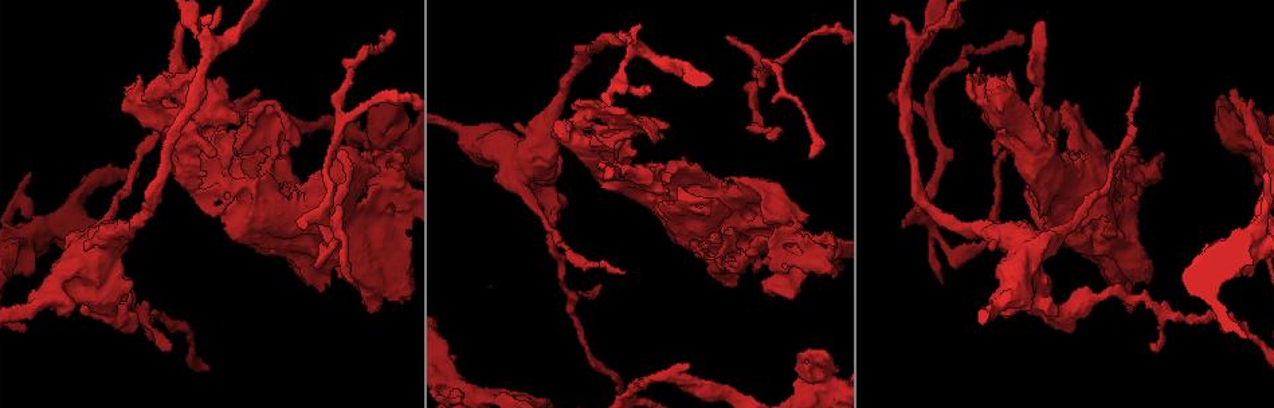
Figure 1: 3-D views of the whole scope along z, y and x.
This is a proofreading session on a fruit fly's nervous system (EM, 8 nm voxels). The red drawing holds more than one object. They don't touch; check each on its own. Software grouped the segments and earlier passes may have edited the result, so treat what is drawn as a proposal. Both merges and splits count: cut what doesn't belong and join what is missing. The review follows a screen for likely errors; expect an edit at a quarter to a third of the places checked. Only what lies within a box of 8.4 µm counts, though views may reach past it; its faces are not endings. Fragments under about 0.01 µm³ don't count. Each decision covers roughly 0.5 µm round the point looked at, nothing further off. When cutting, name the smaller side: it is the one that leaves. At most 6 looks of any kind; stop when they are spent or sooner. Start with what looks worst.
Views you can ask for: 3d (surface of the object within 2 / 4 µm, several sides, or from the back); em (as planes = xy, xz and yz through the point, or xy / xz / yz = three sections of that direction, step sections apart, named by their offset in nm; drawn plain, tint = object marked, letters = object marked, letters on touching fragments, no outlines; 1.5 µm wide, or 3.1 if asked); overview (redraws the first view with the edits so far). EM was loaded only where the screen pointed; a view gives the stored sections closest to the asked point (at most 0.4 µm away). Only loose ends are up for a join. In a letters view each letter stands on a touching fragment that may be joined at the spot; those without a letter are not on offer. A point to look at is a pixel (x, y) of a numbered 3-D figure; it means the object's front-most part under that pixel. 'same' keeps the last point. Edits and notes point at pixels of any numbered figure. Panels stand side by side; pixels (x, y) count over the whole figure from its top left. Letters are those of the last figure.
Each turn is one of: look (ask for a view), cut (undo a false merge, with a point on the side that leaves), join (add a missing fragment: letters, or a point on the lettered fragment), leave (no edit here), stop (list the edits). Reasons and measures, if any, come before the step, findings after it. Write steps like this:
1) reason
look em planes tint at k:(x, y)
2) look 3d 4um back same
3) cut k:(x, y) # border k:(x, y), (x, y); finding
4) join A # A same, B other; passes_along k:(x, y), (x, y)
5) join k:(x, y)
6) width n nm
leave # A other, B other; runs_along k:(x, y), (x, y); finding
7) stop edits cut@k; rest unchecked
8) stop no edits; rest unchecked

thin end
look 3d 2um at 1:(338, 149)

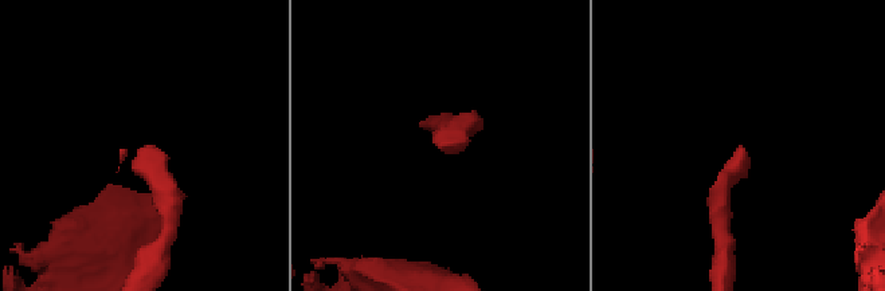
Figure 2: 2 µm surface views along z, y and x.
now the EM
look em xz step 8 tint at 2:(445, 143)

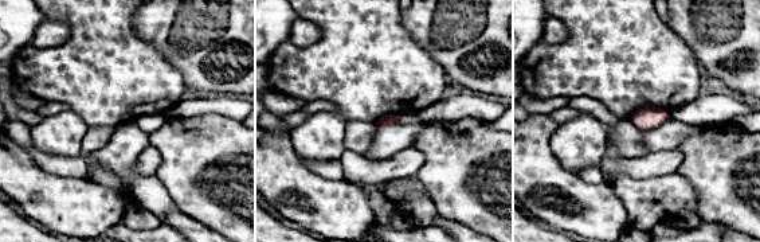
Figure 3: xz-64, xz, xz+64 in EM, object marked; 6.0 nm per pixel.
cut it another way
look em planes letters same

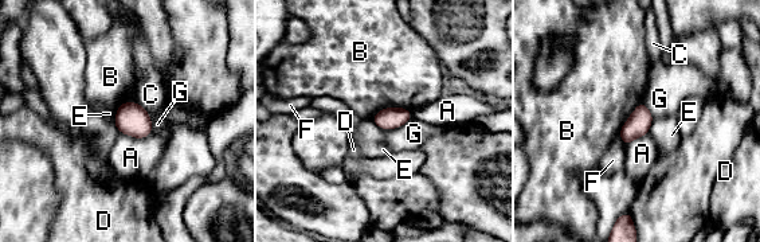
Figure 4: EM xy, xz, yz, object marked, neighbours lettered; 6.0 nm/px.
leave # A other, B other, C other, D other, E other, F other, G other; border 4:(118, 108), (113, 123); no lettered fragment goes on from it

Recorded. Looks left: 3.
closes a loop
look em planes plain at 1:(1129, 216)

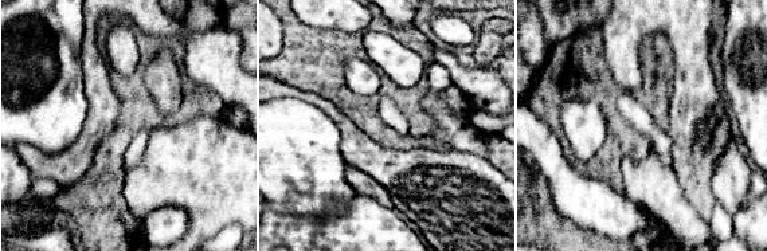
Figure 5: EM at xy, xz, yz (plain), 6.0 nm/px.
look em planes tint same

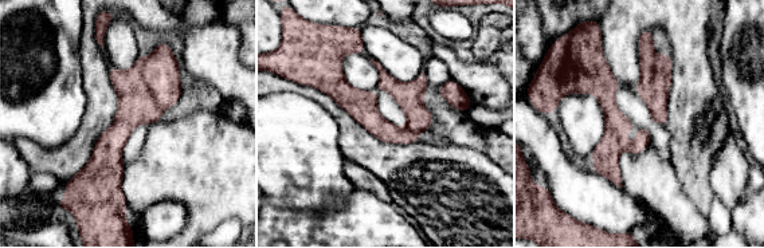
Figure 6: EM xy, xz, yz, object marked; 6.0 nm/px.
look em planes letters same

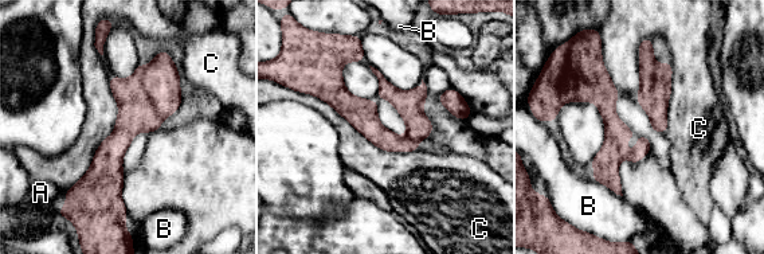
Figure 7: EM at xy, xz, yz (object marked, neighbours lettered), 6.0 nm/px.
leave # A other, B other, C other; border 7:(288, 86), (418, 151); all the same neuron

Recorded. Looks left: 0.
stop no edits; rest unchecked

